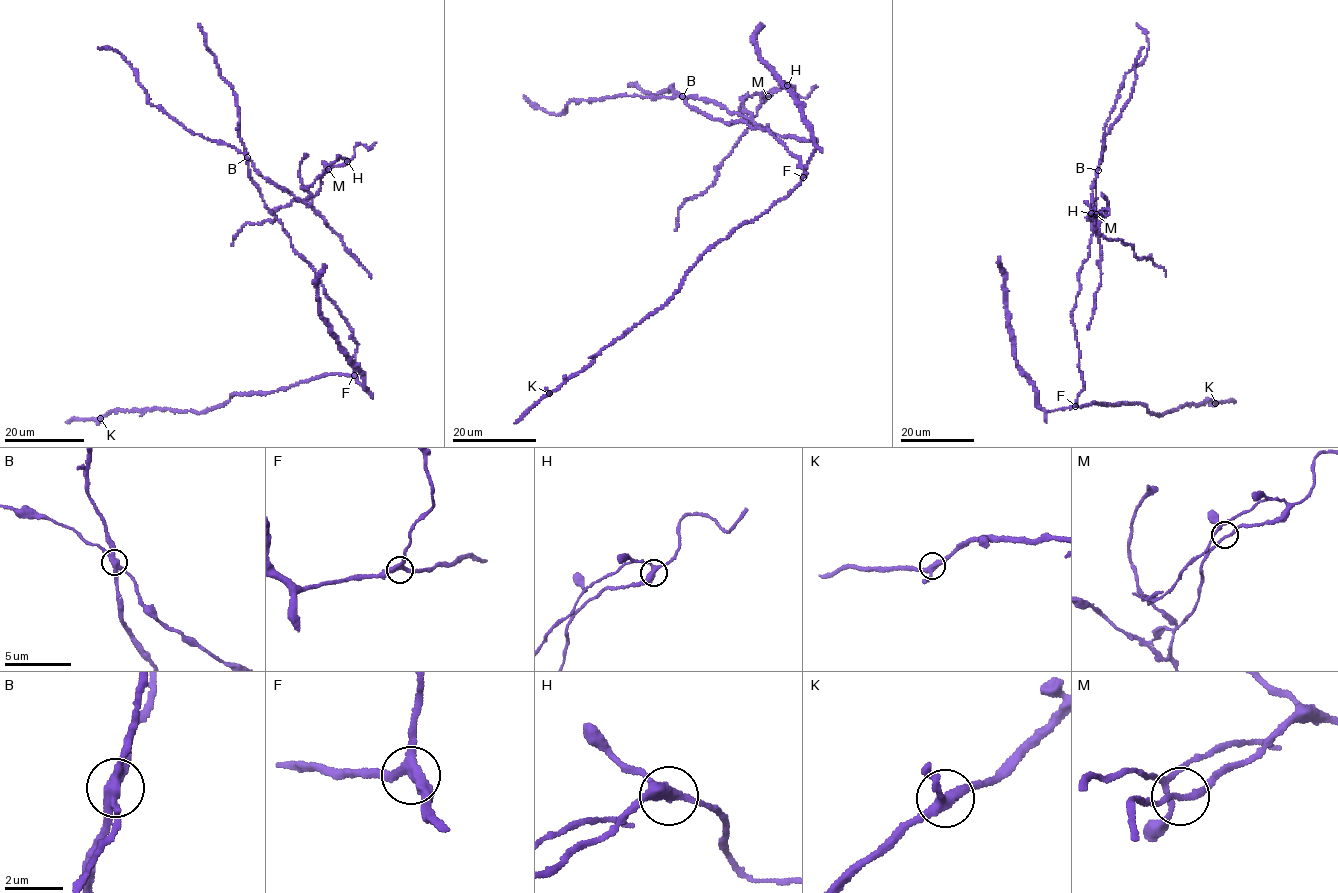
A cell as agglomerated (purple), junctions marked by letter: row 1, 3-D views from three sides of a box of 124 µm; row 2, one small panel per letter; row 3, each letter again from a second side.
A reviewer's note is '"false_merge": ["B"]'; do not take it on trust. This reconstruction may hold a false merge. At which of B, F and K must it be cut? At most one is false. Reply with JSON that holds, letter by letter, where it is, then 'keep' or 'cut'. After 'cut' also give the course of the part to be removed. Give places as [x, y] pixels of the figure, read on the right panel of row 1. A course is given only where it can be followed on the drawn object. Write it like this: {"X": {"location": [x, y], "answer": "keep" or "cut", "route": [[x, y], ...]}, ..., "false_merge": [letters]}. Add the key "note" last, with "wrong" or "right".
{"B": {"location": [1098, 170], "answer": "cut", "route": [[1098, 170], [1092, 193], [1097, 241], [1101, 235], [1119, 239], [1133, 247], [1134, 256], [1151, 254], [1166, 276]]}, "F": {"location": [1075, 406], "answer": "keep"}, "K": {"location": [1215, 403], "answer": "keep"}, "false_merge": ["B"], "note": "right"}

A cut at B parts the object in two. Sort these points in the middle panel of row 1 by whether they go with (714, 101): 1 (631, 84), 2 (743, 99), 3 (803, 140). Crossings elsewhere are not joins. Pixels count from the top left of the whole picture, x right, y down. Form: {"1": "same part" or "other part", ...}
{"1": "other part", "2": "same part", "3": "same part"}

